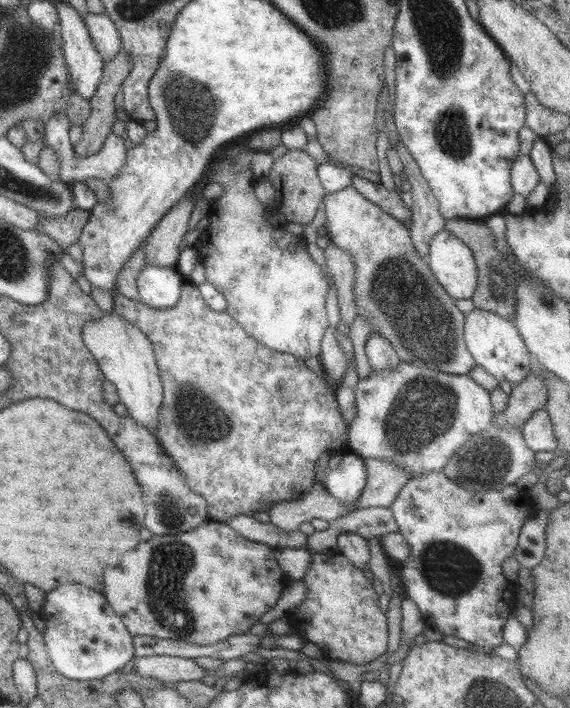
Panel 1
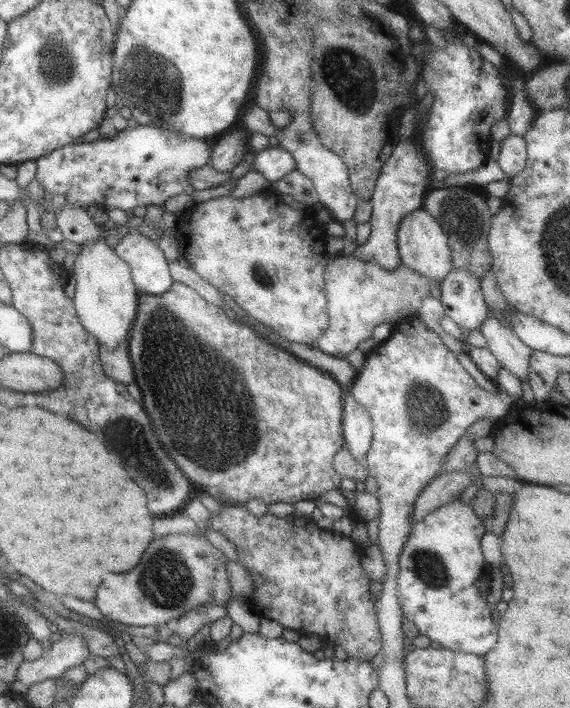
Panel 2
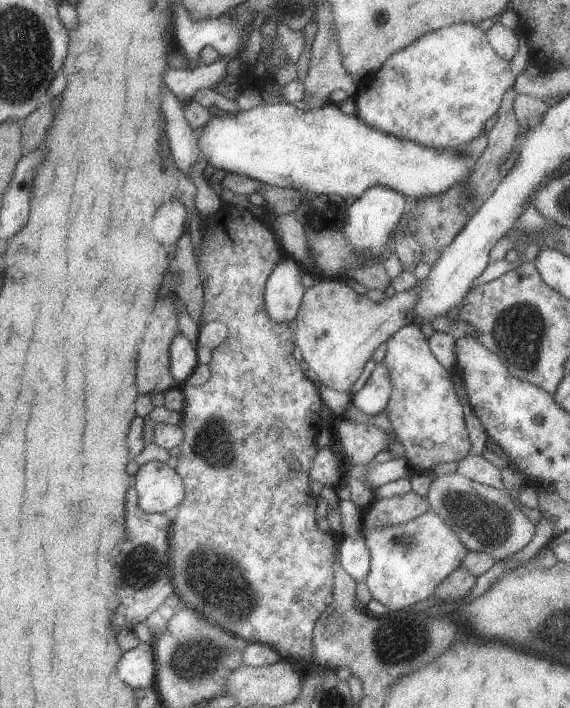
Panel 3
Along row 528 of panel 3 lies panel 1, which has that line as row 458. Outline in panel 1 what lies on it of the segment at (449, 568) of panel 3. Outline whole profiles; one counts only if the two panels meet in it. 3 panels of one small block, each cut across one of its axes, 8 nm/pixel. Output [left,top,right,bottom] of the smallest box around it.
[345,361,494,477]

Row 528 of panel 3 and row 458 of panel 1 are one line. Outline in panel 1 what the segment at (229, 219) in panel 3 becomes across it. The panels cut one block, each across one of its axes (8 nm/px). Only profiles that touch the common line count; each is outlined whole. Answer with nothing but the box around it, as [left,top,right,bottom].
[113,282,348,523]

